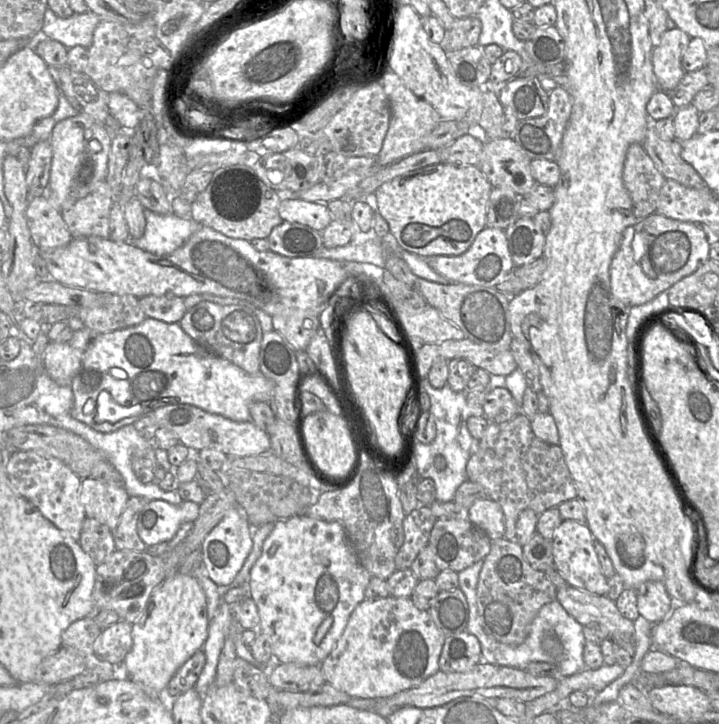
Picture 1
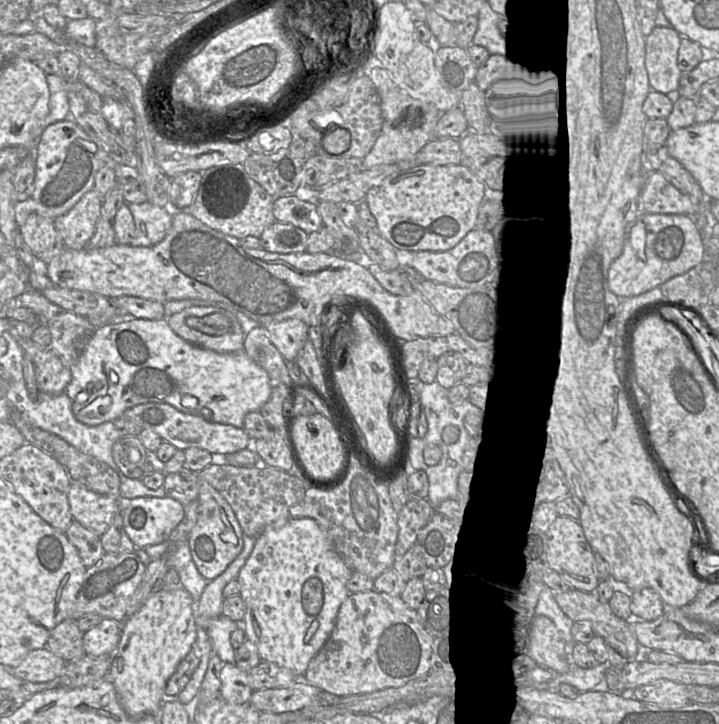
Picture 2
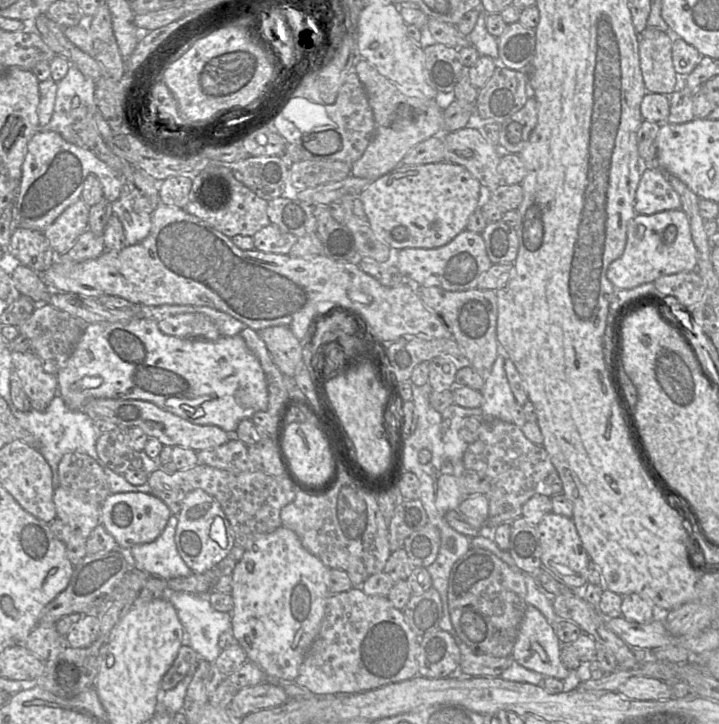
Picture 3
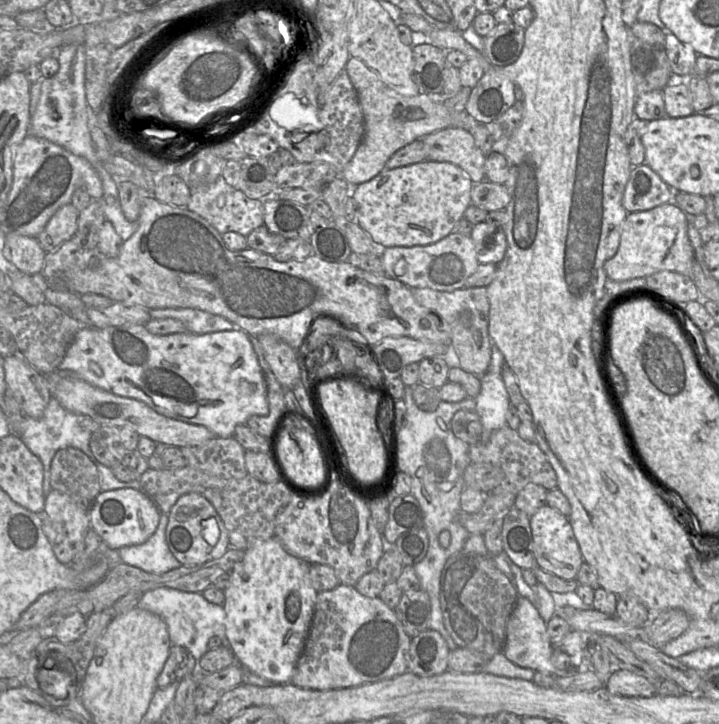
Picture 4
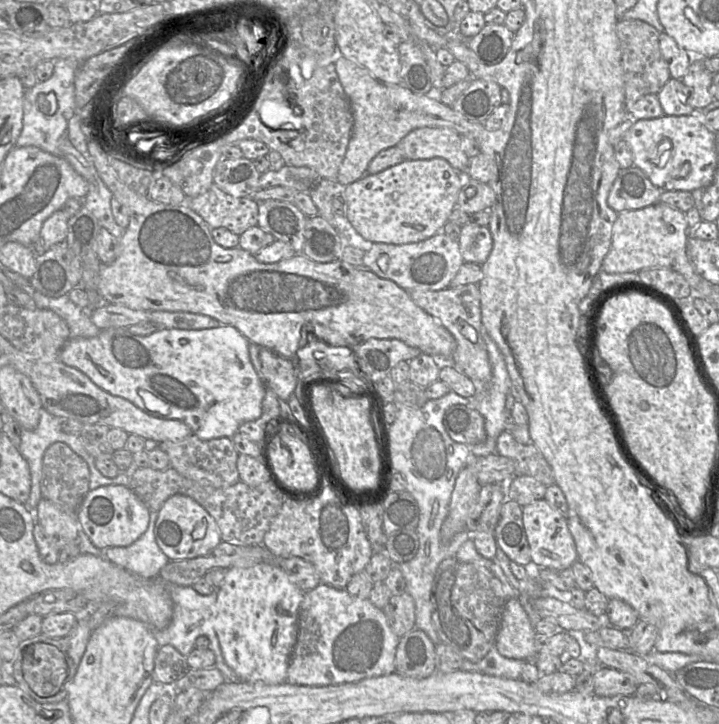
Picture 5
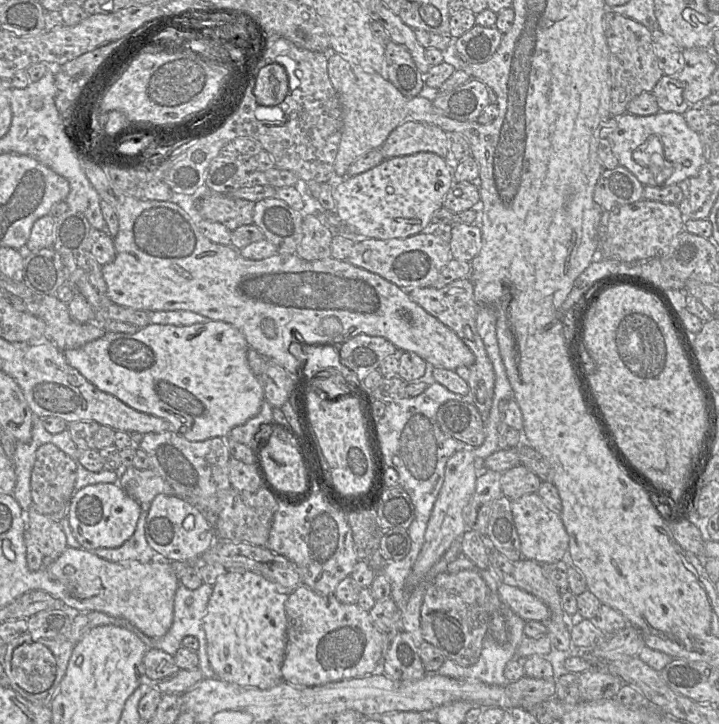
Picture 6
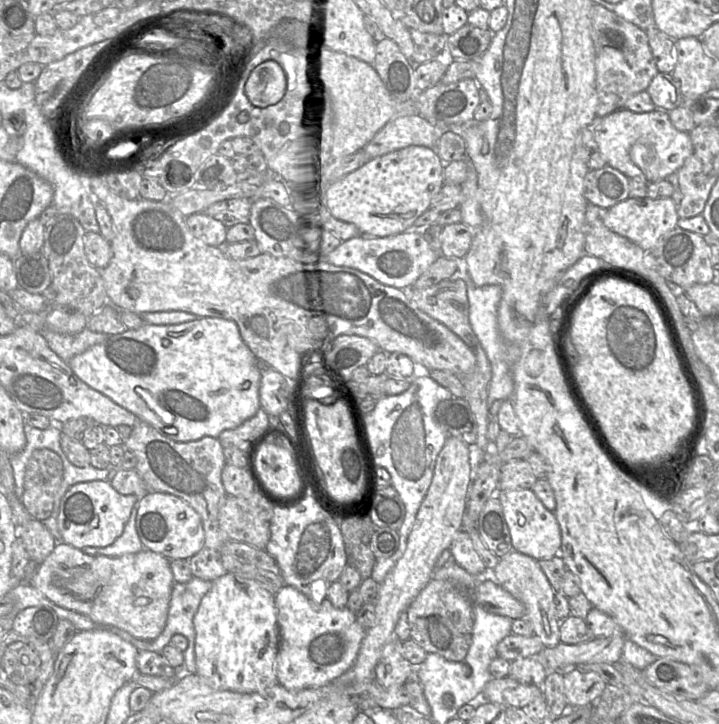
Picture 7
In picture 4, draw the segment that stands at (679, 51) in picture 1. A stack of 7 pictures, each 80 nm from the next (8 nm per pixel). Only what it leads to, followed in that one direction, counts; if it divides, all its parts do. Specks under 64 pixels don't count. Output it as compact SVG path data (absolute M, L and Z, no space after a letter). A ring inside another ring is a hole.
M638 21L629 26L629 33L631 41L631 63L637 94L662 91L666 85L676 79L672 76L665 50L666 33L655 24Z

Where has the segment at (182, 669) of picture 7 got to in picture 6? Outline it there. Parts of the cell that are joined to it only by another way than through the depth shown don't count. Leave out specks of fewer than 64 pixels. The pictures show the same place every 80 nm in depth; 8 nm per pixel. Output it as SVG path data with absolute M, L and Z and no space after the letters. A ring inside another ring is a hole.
M179 582L177 586L174 604L173 604L173 621L168 632L160 638L149 638L141 631L135 628L135 634L144 642L149 649L159 649L172 656L181 648L182 639L186 636L193 636L199 642L197 655L199 658L198 669L203 673L205 678L216 678L216 674L209 662L207 655L207 639L203 626L203 618L207 612L207 605L212 594L213 587L203 583L199 588L190 590Z

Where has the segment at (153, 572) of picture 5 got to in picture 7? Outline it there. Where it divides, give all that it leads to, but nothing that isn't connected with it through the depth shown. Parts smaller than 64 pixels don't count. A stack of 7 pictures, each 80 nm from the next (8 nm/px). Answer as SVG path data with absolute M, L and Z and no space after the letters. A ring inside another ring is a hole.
M137 505L132 510L123 533L109 546L106 547L84 547L81 550L89 555L101 555L107 557L120 557L125 554L135 554L145 549L141 543L135 528Z

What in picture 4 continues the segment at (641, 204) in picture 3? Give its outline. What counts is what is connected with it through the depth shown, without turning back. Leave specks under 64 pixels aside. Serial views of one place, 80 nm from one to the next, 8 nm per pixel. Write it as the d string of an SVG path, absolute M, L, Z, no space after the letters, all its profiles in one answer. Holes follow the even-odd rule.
M643 163L632 167L622 205L627 212L645 211L672 202L674 192L654 170Z

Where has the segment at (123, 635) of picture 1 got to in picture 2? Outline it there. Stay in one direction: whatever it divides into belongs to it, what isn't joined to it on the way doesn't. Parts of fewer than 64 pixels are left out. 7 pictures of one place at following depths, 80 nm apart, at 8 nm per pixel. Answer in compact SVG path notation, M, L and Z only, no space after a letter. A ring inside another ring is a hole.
M103 619L83 635L85 653L90 656L111 655L120 640L123 622Z

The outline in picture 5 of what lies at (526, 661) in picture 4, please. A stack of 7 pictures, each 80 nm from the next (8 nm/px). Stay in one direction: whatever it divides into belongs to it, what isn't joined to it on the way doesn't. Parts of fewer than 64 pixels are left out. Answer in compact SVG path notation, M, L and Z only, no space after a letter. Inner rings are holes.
M517 596L504 605L495 646L504 657L530 661L538 653L538 636L524 600Z

